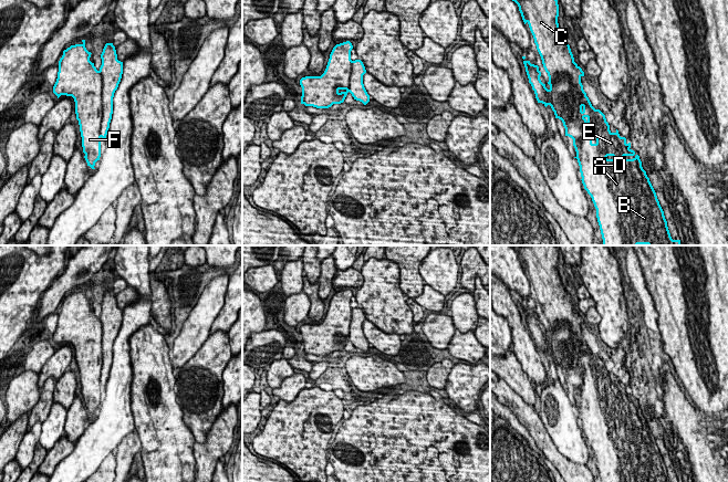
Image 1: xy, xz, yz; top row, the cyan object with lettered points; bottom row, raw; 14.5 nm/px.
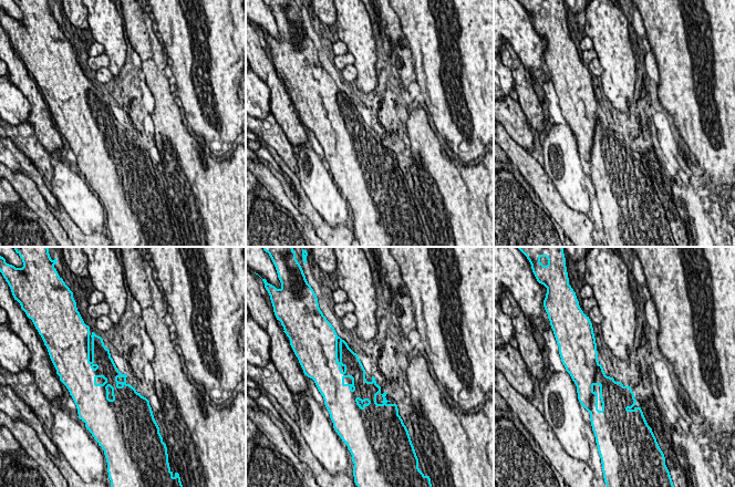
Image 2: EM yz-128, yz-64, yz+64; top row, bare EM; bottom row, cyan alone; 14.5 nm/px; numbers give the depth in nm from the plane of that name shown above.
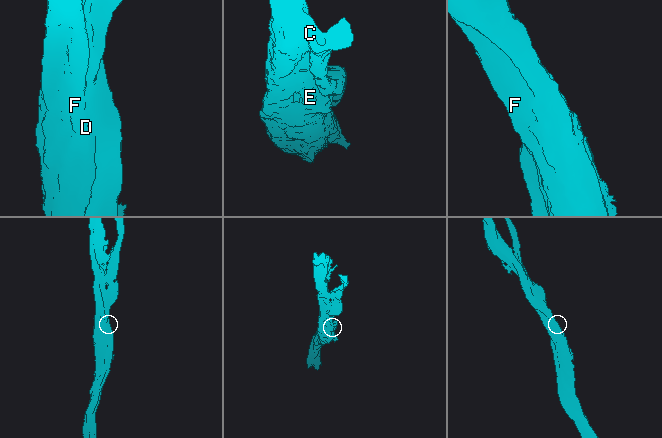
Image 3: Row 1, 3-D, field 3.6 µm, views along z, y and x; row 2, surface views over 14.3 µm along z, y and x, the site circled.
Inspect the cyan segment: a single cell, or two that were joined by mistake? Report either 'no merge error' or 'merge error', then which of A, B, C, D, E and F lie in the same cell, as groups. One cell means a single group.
no merge error; A B C D E F

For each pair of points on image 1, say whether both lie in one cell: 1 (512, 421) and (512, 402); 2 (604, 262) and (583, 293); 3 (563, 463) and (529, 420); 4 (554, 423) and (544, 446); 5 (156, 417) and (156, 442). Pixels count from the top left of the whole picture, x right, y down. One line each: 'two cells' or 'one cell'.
1: two cells
2: two cells
3: one cell
4: two cells
5: one cell

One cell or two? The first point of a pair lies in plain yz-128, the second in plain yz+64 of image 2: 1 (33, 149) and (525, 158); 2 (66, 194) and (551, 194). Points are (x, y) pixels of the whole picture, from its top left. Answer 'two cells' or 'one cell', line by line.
1: two cells
2: two cells

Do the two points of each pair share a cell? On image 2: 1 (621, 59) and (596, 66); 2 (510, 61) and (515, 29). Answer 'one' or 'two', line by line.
1: two
2: two

